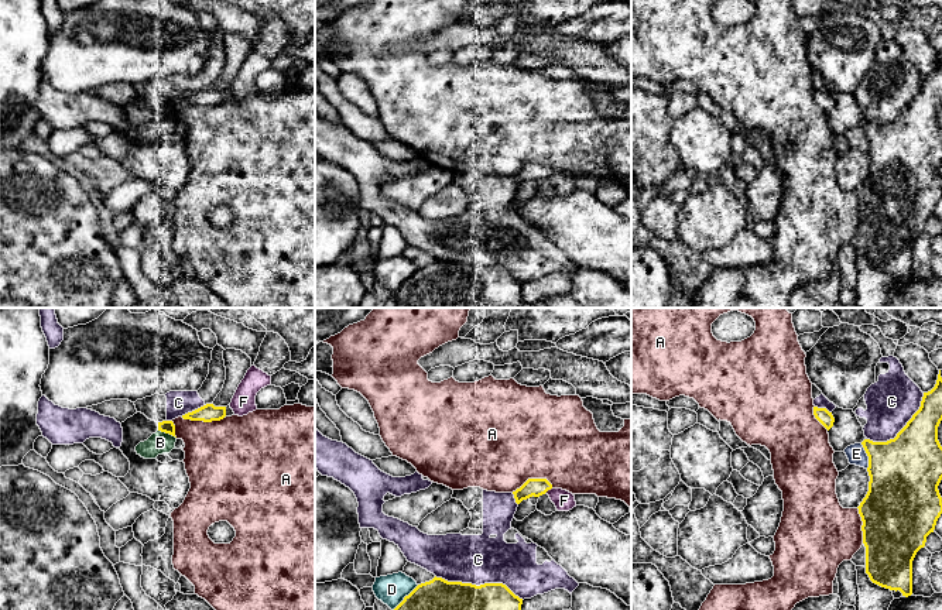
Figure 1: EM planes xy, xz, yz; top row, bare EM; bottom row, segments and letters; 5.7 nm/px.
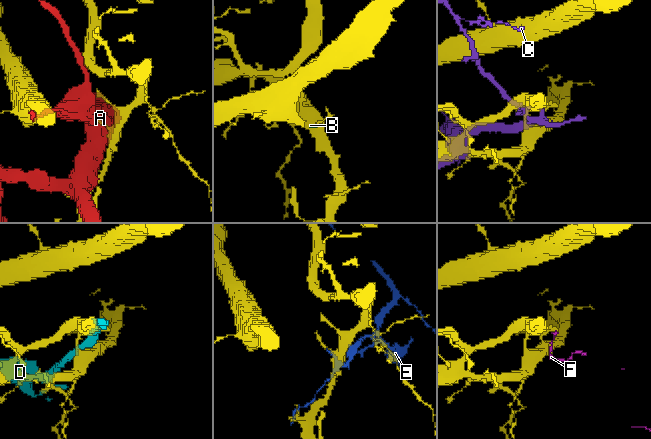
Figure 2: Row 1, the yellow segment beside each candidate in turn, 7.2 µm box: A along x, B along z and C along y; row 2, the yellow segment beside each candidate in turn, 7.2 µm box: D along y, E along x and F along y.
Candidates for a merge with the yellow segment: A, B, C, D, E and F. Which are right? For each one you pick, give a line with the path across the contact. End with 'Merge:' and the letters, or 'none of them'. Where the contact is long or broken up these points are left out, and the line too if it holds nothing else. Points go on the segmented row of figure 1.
Merge: none of them

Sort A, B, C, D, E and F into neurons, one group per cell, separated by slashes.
A / B E / C / D / F

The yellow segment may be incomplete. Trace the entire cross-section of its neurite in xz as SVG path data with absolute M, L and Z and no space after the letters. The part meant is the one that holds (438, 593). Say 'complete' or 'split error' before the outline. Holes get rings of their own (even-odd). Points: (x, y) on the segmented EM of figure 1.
complete | M434 578L418 585L394 610L521 610L523 599L503 583L480 586Z

